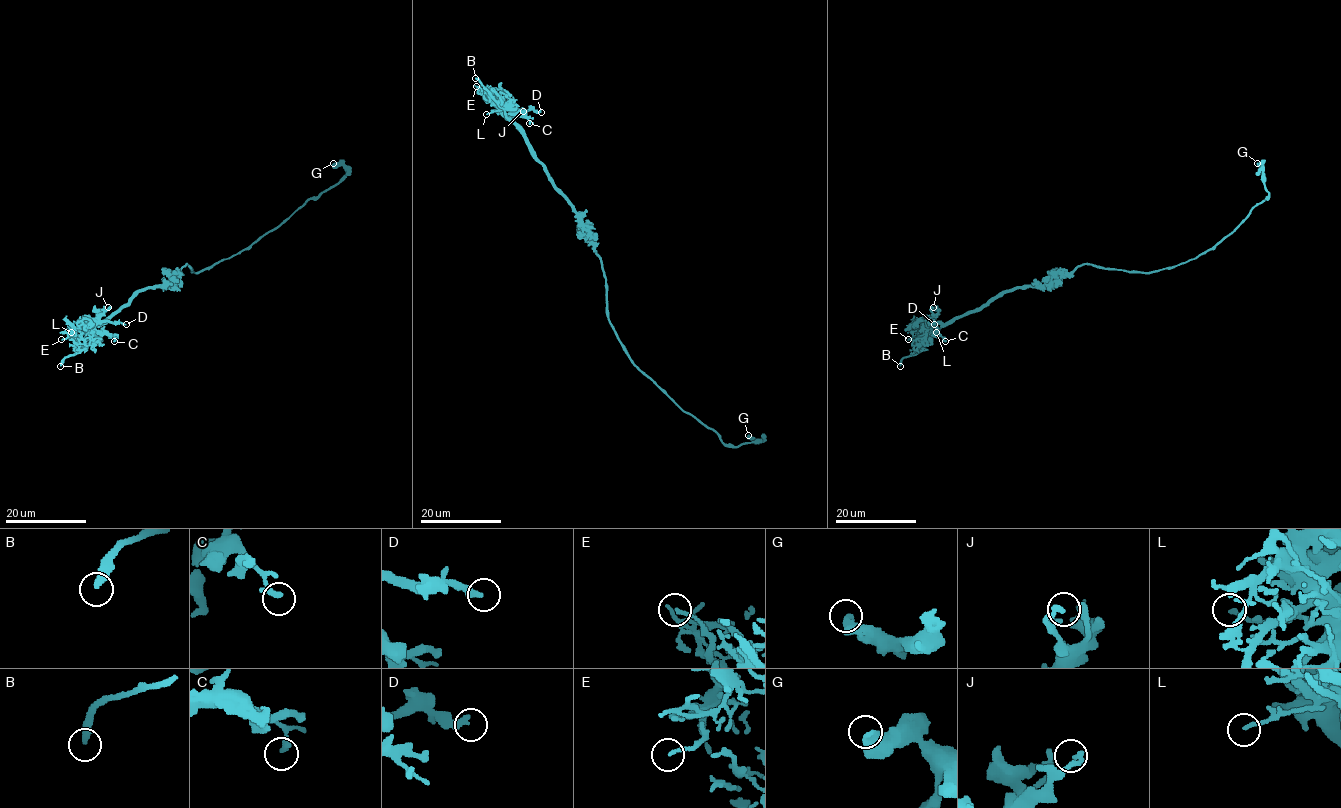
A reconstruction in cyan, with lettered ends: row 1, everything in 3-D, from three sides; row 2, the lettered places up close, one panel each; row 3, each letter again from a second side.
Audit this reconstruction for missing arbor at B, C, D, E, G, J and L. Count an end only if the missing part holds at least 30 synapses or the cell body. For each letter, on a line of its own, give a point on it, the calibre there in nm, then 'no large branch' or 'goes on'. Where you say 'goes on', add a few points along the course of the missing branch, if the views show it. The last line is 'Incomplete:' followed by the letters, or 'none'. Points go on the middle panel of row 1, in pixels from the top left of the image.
B: (475, 78) | 340 nm | goes on
C: (529, 123) | 280 nm | no large branch
D: (541, 112) | 320 nm | no large branch
E: (476, 86) | 150 nm | no large branch
G: (748, 435) | 320 nm | no large branch
J: (523, 111) | 260 nm | no large branch
L: (486, 114) | 160 nm | no large branch
Incomplete: B

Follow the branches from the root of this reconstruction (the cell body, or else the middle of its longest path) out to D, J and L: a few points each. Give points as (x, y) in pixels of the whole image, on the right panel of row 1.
D: (1113, 270), (1082, 264), (1043, 285), (1014, 287), (979, 309), (934, 324)
J: (1113, 270), (1082, 264), (1043, 285), (1002, 292), (944, 323), (931, 322), (933, 307)
L: (1113, 270), (1082, 264), (1043, 285), (1014, 287), (979, 309), (936, 323), (930, 329), (936, 332)

